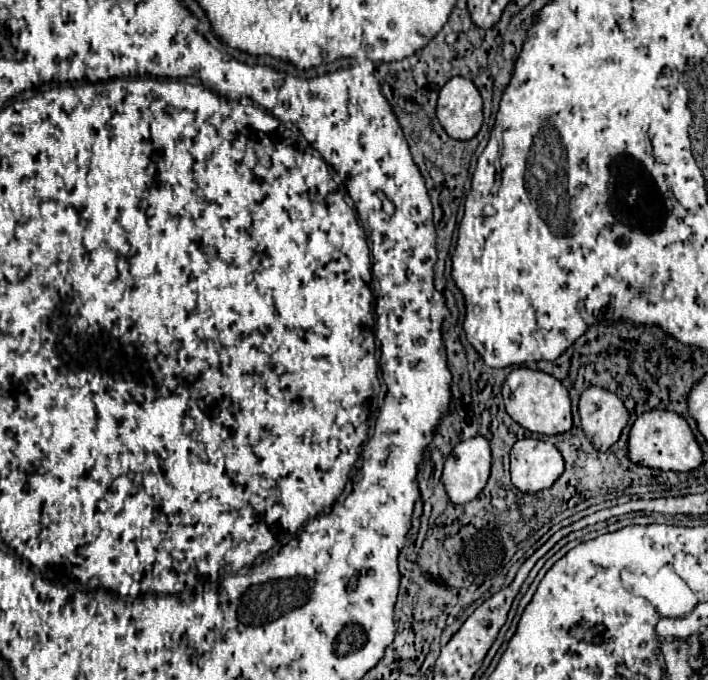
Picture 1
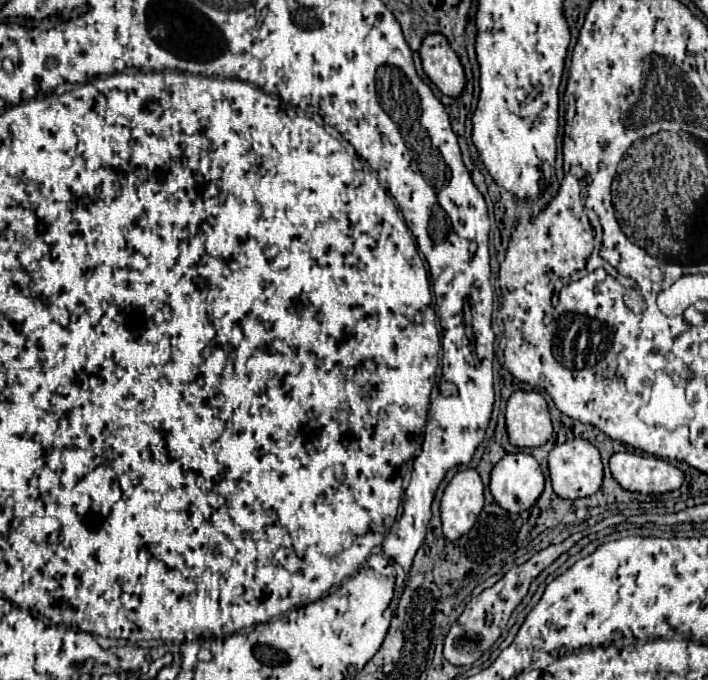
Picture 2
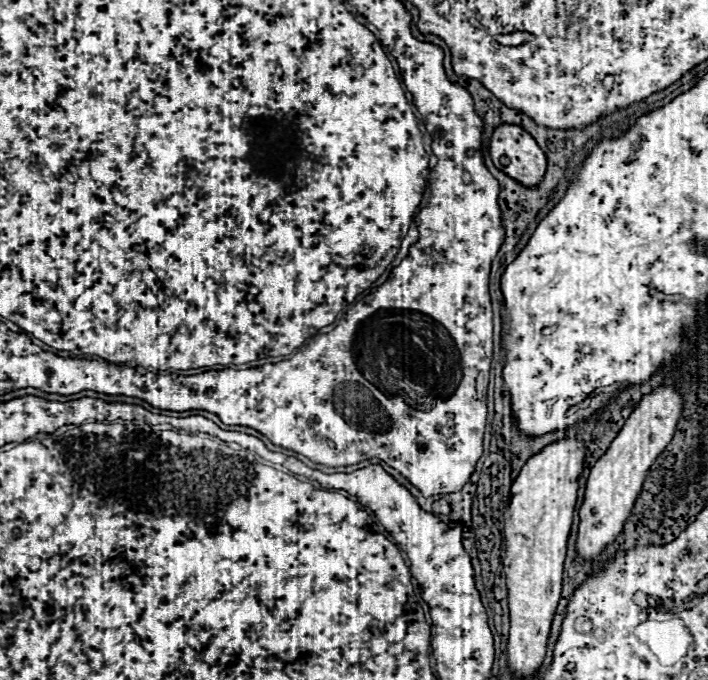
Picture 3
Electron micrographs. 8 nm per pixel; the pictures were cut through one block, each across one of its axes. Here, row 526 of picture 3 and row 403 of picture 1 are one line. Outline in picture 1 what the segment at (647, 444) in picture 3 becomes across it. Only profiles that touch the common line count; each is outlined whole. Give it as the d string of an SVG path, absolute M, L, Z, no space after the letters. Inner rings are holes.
M590 386L586 392L582 392L578 412L582 430L598 452L606 452L618 442L630 418L622 400L598 386Z

